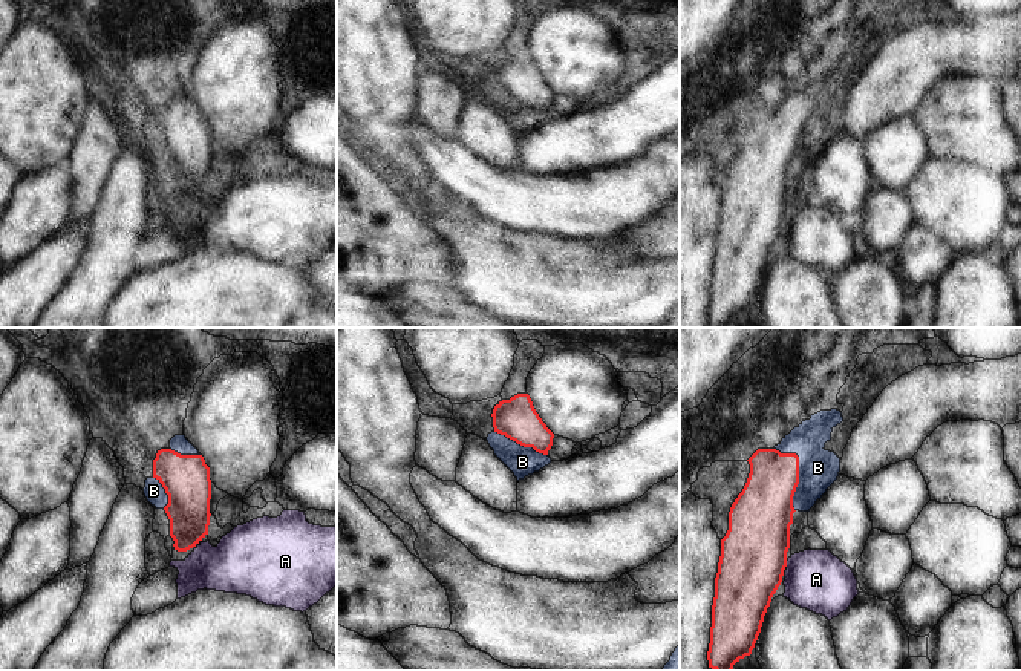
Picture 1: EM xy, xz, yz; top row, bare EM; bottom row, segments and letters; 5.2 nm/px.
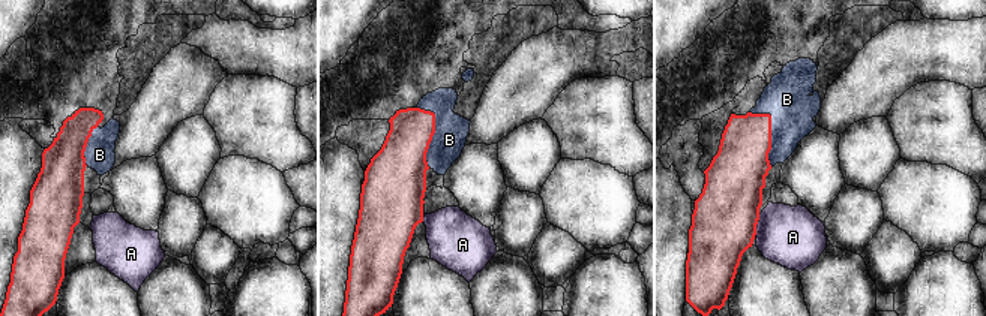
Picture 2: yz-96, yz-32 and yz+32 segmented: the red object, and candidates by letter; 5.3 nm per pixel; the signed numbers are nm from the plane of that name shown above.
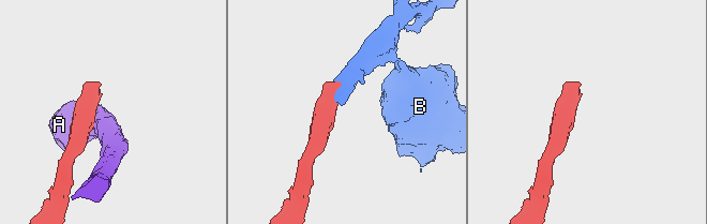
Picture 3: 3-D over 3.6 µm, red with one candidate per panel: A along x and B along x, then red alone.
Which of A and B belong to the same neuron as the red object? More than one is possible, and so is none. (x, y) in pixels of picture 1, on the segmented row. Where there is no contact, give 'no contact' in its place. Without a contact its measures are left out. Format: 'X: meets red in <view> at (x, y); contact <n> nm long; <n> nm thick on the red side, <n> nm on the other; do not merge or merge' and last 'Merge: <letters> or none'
A: meets red in yz at (786, 564); contact 30 nm long; 360 nm thick on the red side, 320 nm on the other; do not merge
B: meets red in yz at (798, 472); contact 360 nm long; 280 nm thick on the red side, 200 nm on the other; merge
Merge: B

